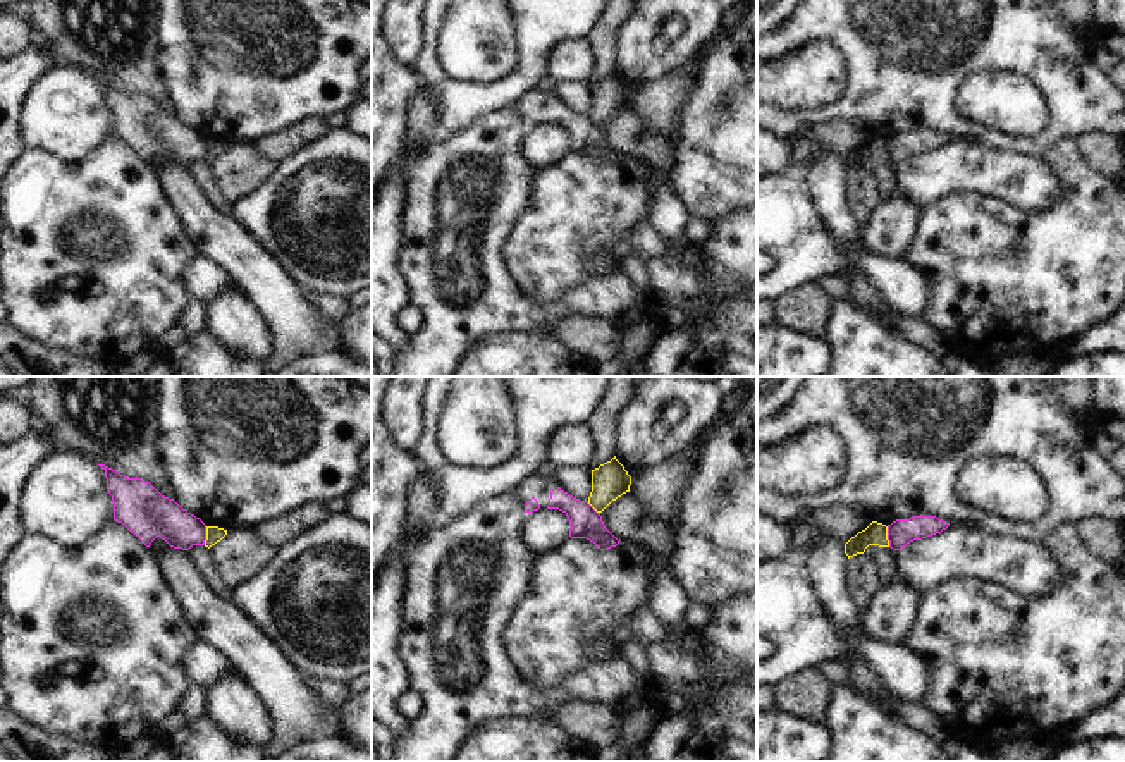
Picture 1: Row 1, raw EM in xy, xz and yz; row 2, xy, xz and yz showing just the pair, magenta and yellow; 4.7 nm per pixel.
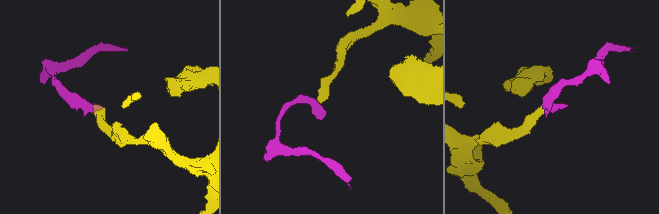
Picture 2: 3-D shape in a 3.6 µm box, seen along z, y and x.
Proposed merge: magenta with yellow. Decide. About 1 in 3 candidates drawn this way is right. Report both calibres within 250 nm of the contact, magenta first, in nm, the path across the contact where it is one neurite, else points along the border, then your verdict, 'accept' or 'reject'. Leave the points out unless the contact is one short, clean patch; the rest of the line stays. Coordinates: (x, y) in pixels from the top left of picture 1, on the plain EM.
120 nm thick on the magenta side, 110 nm on the other; border along yz (886, 141), (890, 160); reject

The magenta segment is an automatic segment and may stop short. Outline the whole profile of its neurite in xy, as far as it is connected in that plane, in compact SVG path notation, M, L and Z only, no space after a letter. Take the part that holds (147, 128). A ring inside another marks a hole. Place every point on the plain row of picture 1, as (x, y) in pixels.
M98 81L105 86L114 115L114 134L134 148L155 172L169 162L189 165L193 160L205 160L206 139L200 132L162 110L150 96Z

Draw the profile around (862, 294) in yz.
M846 277L850 289L850 303L874 322L881 323L894 339L903 339L900 330L893 325L894 311L886 299L862 277Z

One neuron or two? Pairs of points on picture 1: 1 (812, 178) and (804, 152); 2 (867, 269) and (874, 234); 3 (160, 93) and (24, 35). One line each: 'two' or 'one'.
1: two
2: two
3: two

